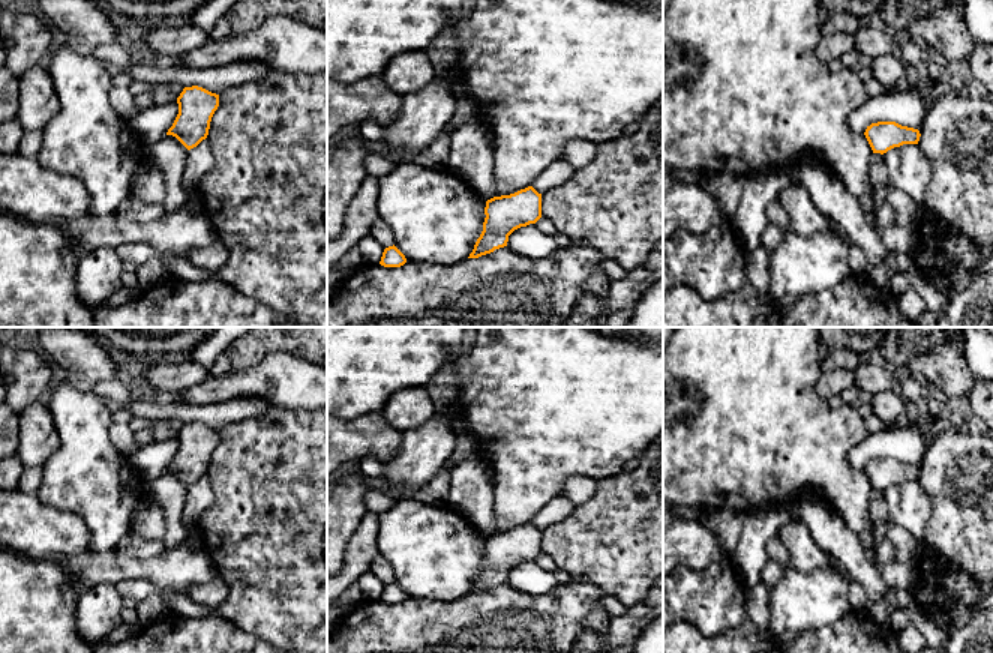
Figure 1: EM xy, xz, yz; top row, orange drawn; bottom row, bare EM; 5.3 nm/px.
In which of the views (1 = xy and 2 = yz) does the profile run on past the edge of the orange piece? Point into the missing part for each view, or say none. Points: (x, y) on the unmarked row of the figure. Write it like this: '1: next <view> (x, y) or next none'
1: next none
2: next none

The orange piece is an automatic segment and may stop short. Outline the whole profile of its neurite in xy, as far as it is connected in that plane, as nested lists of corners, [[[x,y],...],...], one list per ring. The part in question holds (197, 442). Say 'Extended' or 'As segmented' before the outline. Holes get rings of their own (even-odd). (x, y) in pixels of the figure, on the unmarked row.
As segmented. [[[184,423],[177,434],[178,450],[166,471],[176,473],[188,486],[207,474],[210,458],[219,443],[219,431],[202,423]]]

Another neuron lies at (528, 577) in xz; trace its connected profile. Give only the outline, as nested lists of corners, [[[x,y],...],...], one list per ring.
[[[530,560],[508,572],[507,584],[524,593],[546,593],[556,585],[556,581],[554,572],[544,570]]]

